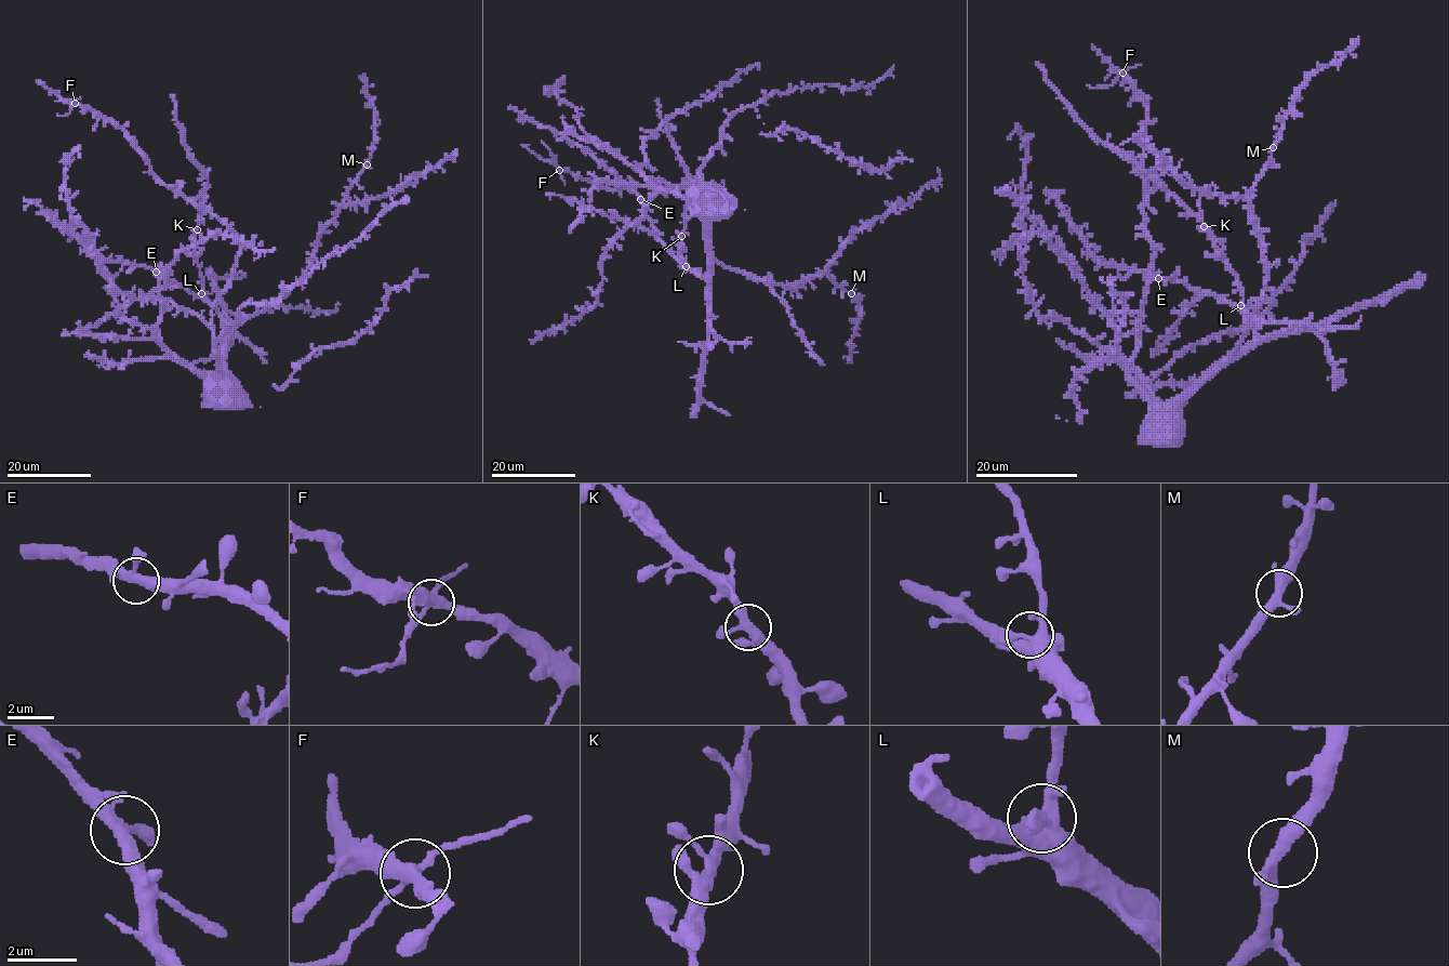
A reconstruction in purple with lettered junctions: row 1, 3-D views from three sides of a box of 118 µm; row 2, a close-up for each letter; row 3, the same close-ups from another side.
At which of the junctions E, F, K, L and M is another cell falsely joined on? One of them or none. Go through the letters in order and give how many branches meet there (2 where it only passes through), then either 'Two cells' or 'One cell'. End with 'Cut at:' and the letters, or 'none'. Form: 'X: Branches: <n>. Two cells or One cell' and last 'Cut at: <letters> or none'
E: Branches: 4. One cell
F: Branches: 4. Two cells
K: Branches: 4. One cell
L: Branches: 4. One cell
M: Branches: 4. One cell
Cut at: F

